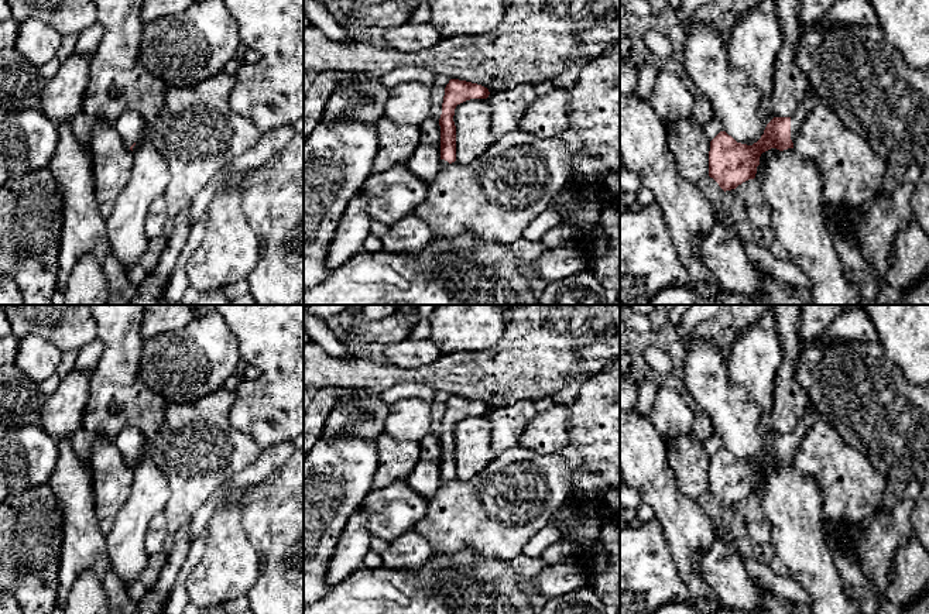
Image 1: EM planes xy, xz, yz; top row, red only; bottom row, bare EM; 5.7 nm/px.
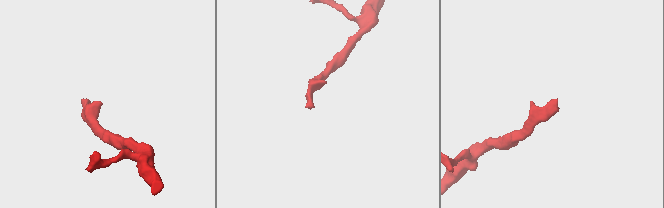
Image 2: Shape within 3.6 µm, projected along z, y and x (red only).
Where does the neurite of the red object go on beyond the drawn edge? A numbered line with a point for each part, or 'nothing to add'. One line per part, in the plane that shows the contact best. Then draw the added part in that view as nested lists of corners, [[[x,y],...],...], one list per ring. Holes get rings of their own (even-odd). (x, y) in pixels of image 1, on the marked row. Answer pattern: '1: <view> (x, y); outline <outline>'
1: yz (811, 100); outline [[[808,89],[808,93],[802,102],[802,104],[791,114],[791,140],[795,141],[798,131],[801,130],[801,126],[806,116],[819,104],[822,104],[822,100],[817,97],[817,95]]]

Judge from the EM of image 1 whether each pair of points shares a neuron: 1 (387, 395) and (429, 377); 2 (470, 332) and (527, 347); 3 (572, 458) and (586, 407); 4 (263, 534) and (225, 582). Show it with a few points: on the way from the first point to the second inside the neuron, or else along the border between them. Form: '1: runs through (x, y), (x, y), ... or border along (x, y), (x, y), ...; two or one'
1: border along (386, 388), (418, 381), (434, 391); two
2: border along (508, 319), (503, 335), (490, 347), (468, 352); two
3: border along (569, 443), (579, 450), (582, 466); two
4: border along (240, 514), (244, 534), (260, 559), (259, 578); two

